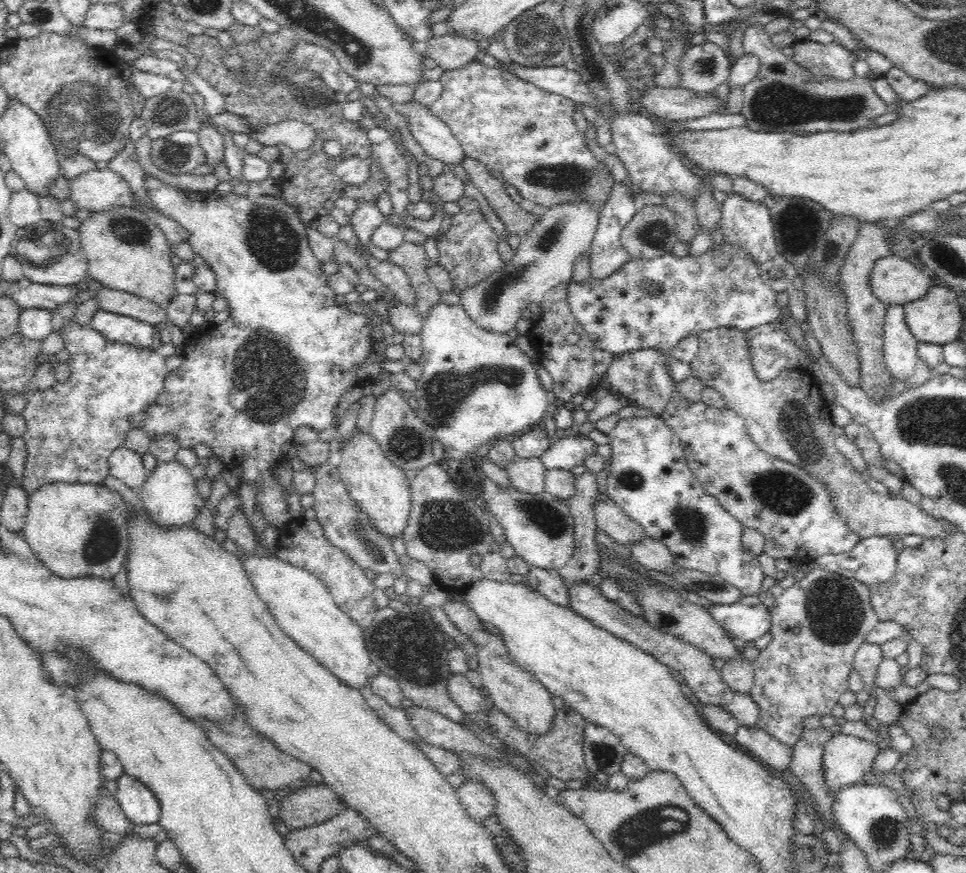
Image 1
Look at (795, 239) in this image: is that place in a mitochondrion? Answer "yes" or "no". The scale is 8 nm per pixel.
no

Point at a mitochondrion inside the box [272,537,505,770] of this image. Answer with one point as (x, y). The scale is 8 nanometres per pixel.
(404, 646)

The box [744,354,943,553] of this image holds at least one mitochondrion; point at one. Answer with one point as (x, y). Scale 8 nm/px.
(800, 424)

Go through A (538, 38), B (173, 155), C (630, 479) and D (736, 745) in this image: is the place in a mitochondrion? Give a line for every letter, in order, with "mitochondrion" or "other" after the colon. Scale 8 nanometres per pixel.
A: mitochondrion
B: mitochondrion
C: mitochondrion
D: other

